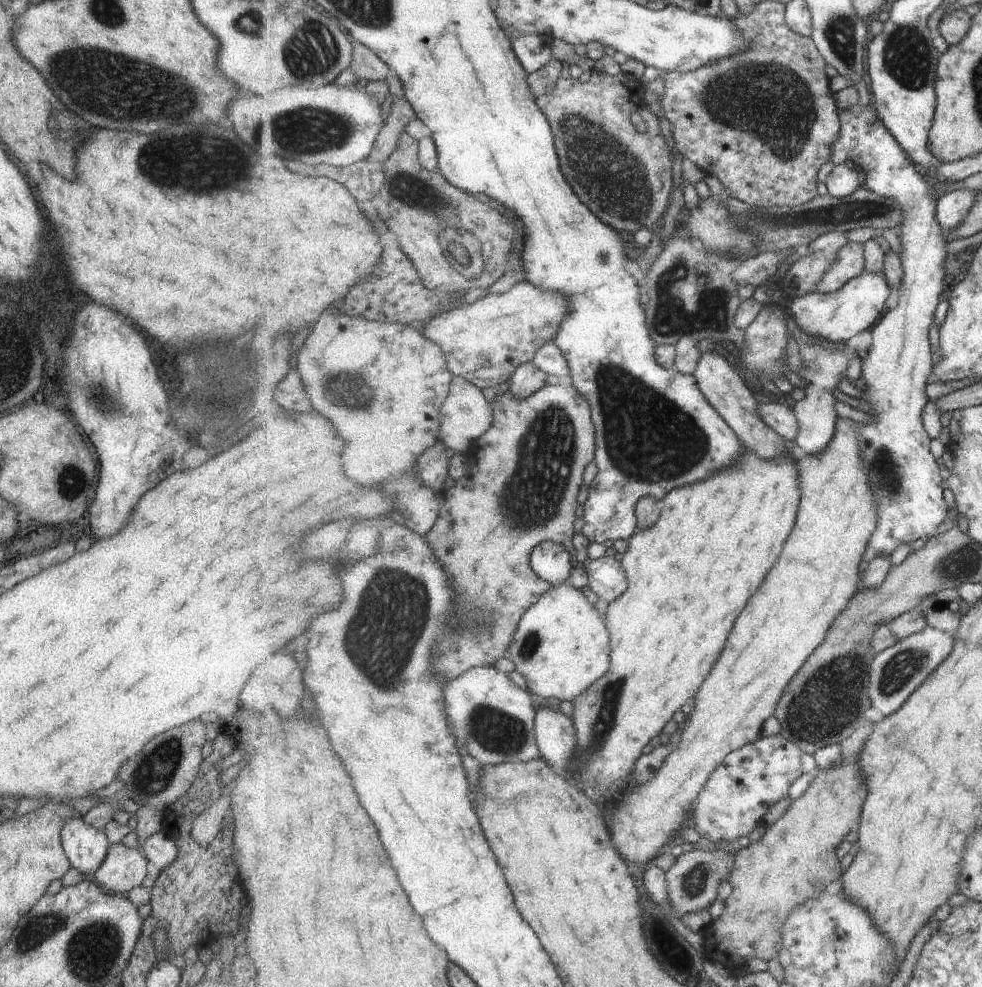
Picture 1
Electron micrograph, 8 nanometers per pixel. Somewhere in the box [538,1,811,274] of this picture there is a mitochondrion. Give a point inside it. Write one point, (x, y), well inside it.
(612, 175)

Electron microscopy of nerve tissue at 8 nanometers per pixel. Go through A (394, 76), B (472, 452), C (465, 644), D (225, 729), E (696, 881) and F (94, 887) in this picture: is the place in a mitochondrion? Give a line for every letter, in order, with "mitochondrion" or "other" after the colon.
A: other
B: other
C: other
D: other
E: mitochondrion
F: other

